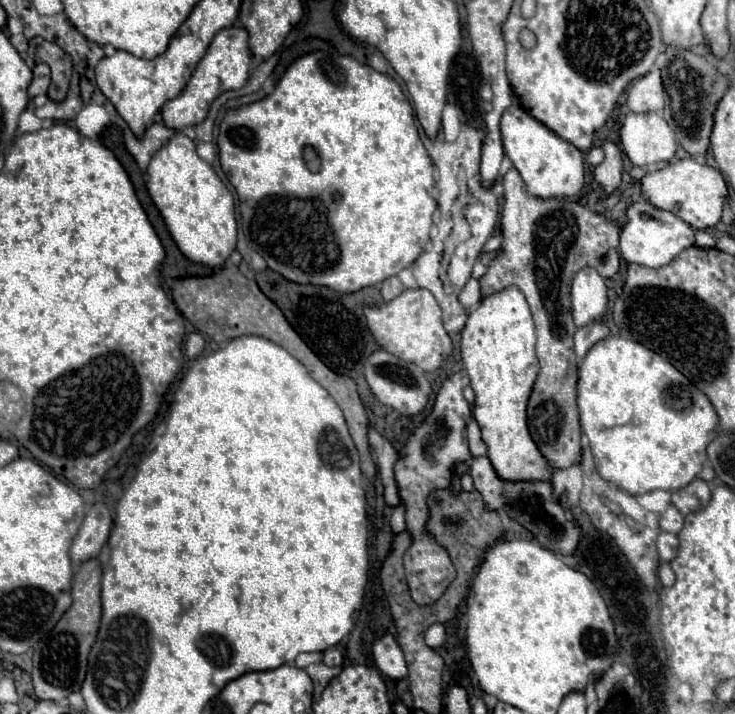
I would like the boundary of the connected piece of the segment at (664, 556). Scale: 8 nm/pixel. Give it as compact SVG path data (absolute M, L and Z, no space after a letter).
M661 531L657 537L657 549L659 549L659 557L661 561L669 563L675 555L677 555L677 547L679 547L679 539L673 533L665 533Z

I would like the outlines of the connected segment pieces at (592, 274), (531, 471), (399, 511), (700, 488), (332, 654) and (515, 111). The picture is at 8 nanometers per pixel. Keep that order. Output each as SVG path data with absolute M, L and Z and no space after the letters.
M583 267L575 275L571 287L571 301L573 301L573 319L577 327L605 315L607 285L595 267Z
M509 285L493 295L483 297L479 307L469 313L467 325L461 333L461 361L477 395L473 415L481 427L483 441L489 447L487 455L491 463L495 463L495 471L499 471L503 479L549 479L553 469L547 467L543 455L539 455L539 449L535 447L527 429L527 399L539 373L539 361L535 357L535 323L519 287Z
M399 505L399 507L395 507L395 509L391 511L389 525L391 525L393 535L397 535L397 533L403 533L403 531L405 531L405 515L403 515L403 513L405 513L405 511L403 511L403 505Z
M693 479L687 487L677 489L671 493L671 503L683 513L691 513L691 511L699 511L703 509L711 499L711 489L703 479Z
M331 647L331 649L327 649L327 651L323 651L323 663L325 665L341 665L343 663L343 655L341 655L341 651L337 649L337 647Z
M511 105L501 117L501 139L505 155L523 177L527 191L537 197L567 197L579 193L585 179L583 153L555 135L547 125L531 117L523 107Z

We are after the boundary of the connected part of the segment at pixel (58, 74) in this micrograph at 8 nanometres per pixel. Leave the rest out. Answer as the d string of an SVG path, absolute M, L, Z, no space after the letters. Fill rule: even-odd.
M33 37L29 41L29 55L35 61L47 63L51 67L51 87L49 97L61 101L67 95L69 79L71 79L71 57L55 43L49 43L41 37Z

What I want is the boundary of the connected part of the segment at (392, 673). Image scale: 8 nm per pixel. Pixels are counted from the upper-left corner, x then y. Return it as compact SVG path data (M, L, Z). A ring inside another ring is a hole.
M383 635L373 645L375 665L383 675L389 675L393 681L401 681L407 677L407 665L403 659L403 651L391 635Z

